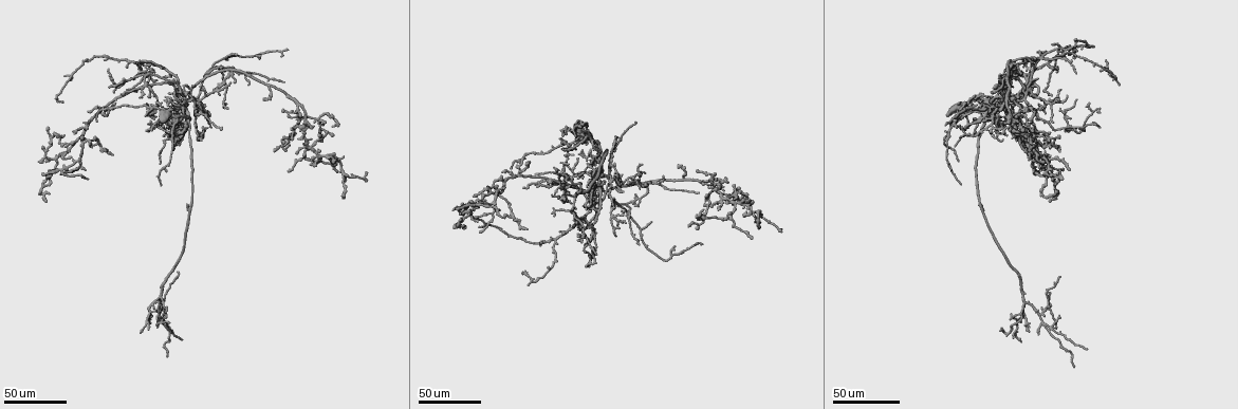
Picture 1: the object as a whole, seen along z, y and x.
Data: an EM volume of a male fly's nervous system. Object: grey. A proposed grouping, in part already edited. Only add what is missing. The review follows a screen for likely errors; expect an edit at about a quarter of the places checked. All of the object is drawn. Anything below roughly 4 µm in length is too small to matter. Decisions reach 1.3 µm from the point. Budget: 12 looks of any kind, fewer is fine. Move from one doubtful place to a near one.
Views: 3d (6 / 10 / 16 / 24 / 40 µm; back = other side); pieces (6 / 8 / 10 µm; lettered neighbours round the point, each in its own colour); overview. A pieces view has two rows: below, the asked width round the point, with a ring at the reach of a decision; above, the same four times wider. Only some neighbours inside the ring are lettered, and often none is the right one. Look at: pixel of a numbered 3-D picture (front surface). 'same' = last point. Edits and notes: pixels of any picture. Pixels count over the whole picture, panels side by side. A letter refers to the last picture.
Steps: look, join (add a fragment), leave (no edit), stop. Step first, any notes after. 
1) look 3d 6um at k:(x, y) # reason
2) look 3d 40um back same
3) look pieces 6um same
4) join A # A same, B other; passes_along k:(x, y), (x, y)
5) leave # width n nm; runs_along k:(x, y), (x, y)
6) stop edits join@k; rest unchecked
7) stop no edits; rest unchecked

look 3d 40um at 1:(452, 209) # an open end

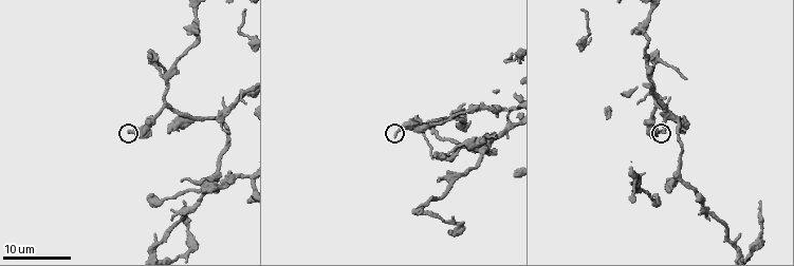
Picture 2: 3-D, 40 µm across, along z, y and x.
look pieces 8um at 2:(397, 135)

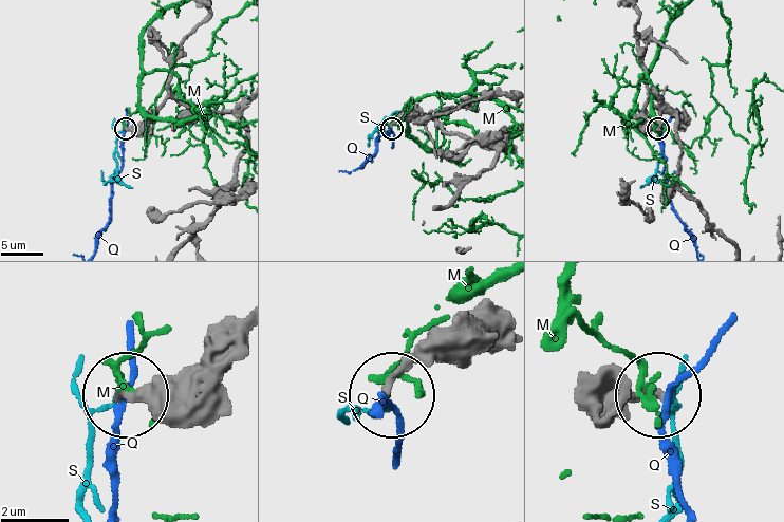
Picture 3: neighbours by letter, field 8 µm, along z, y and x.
leave # M other, Q other, S other; runs_along 3:(241, 319), (181, 368), (122, 390); none of them fits

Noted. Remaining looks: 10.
look 3d 24um at 1:(607, 183) # tapers out

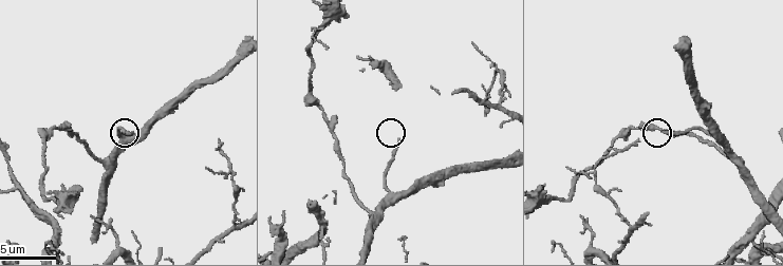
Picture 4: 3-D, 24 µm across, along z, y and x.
look pieces 8um at 4:(396, 139)

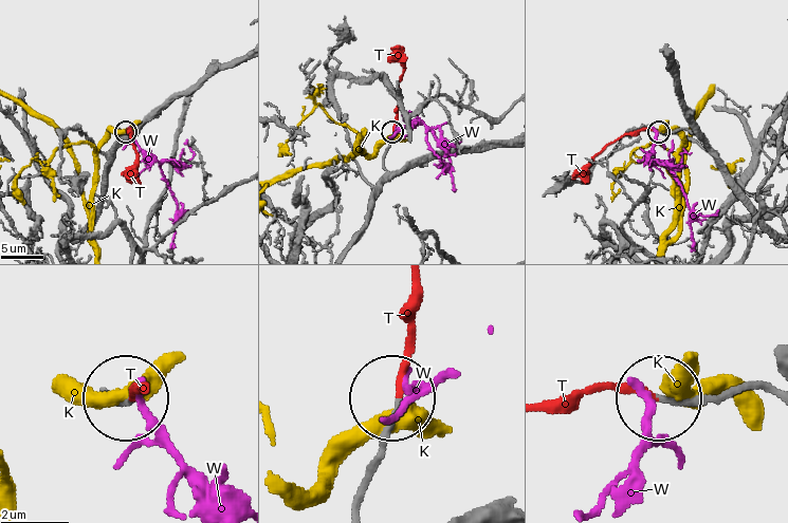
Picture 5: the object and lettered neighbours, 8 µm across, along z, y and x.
join T # K other, T same, W other; passes_along 5:(682, 128), (623, 134), (596, 156), (584, 183); it goes on there

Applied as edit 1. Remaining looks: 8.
look overview # redraw

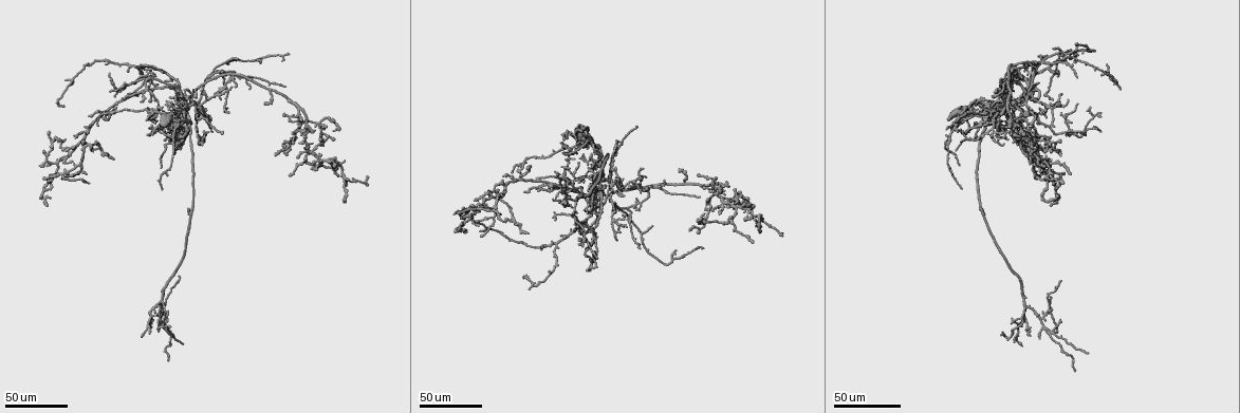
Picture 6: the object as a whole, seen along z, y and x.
look 3d 40um at 6:(647, 178) # tapers out

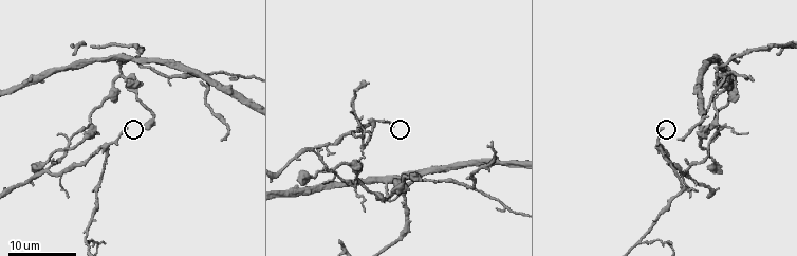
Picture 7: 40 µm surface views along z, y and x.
look 3d 6um at 7:(663, 128) # zoom in

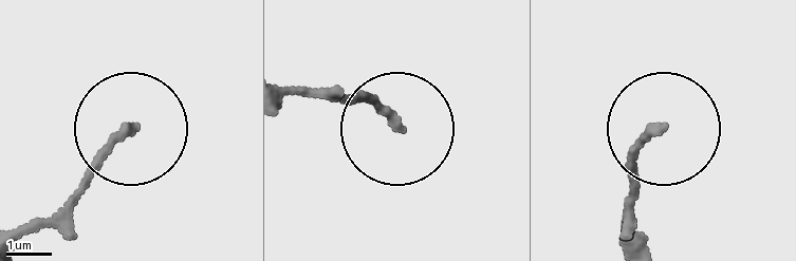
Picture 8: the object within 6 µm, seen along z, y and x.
look pieces 8um at 8:(396, 125)

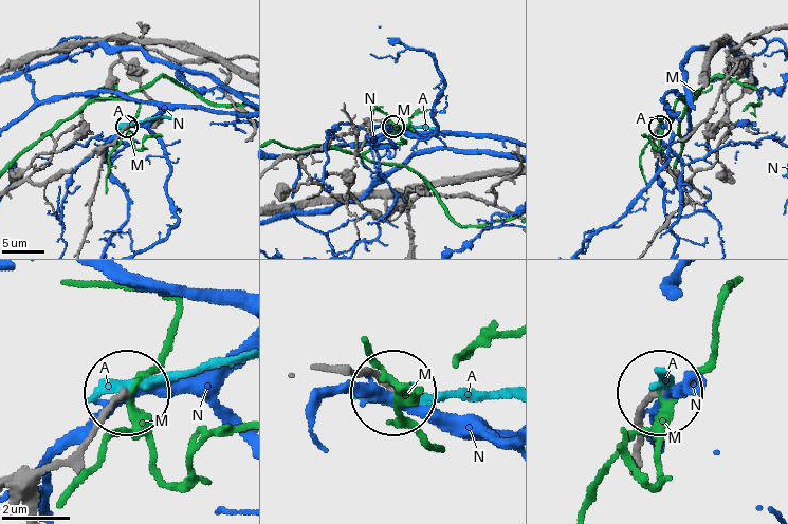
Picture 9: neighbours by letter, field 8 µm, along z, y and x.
leave # A other, M other, N other; runs_along 9:(11, 186), (25, 181), (57, 180), (110, 144), (125, 128); none of them fits

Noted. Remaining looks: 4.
look 3d 16um at 7:(74, 53) # an open end

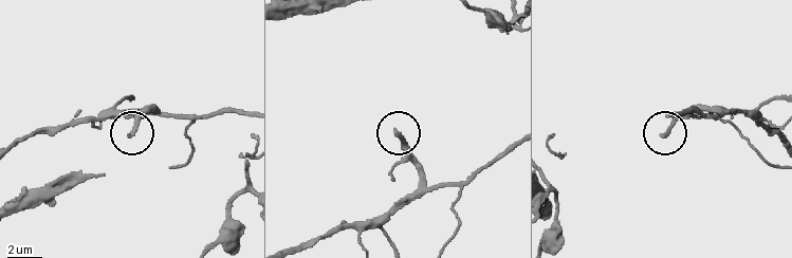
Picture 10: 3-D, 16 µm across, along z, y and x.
look pieces 8um at 10:(129, 134)

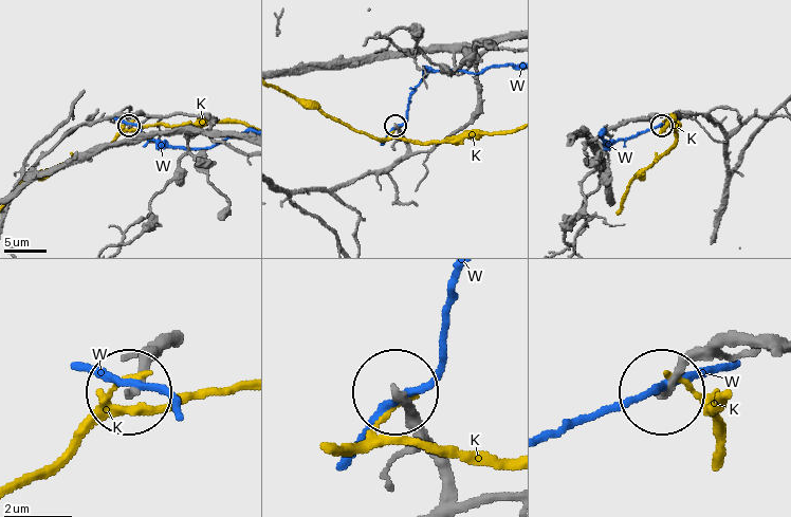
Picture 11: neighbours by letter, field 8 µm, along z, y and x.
leave # K other, W other; runs_along 11:(172, 343), (135, 388); no lettered fragment goes on from it

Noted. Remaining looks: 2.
look pieces 6um at 4:(639, 142)

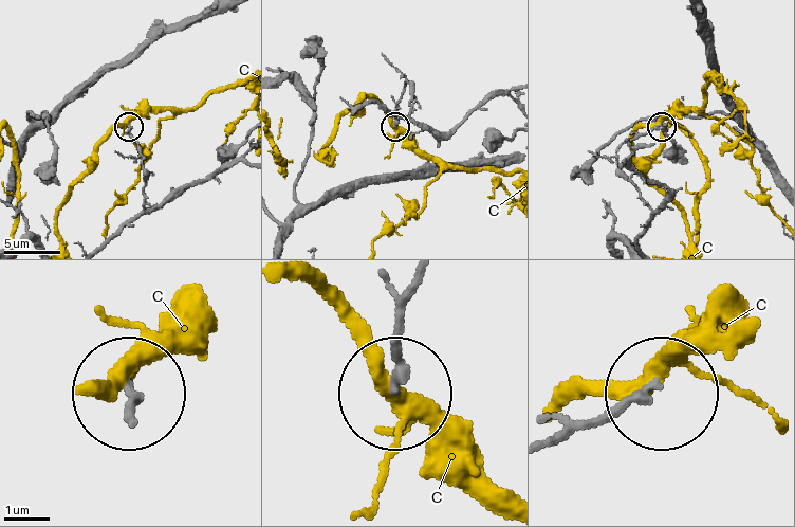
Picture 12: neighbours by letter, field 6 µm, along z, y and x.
leave # C other; none of them fits

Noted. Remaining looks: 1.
stop edits join@5; rest unchecked

